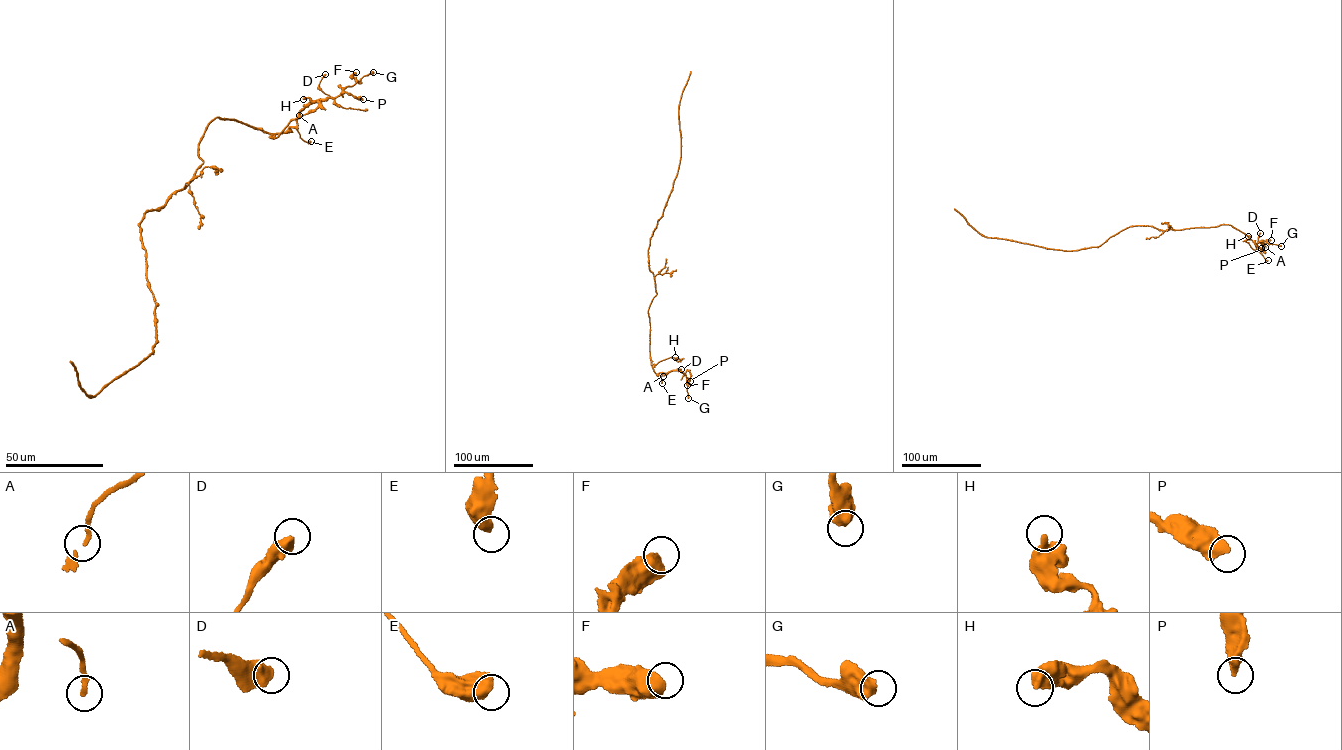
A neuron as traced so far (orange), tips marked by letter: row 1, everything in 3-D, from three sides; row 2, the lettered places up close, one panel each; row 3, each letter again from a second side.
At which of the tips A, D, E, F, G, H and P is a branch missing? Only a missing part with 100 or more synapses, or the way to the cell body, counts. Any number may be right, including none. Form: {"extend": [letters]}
{"extend": []}

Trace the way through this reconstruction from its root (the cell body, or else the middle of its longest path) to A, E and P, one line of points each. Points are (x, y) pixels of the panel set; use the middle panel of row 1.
A: (649, 243), (649, 269), (657, 293), (648, 310), (650, 354), (653, 370), (657, 374), (667, 373), (663, 376)
E: (649, 243), (649, 268), (657, 294), (648, 310), (649, 350), (653, 370), (662, 373), (662, 383)
P: (649, 243), (649, 269), (657, 293), (648, 310), (651, 363), (657, 374), (688, 371), (690, 381)

